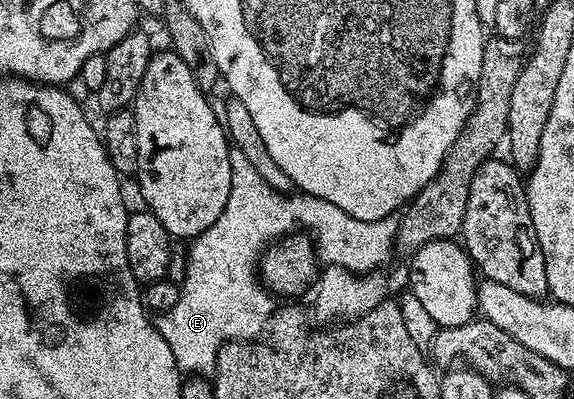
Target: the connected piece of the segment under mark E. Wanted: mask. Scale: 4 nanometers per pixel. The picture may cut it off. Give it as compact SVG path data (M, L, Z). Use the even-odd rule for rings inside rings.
M236 148L230 149L229 159L231 160L231 192L227 192L227 204L223 208L223 212L219 212L219 220L215 220L215 224L211 224L211 228L207 228L207 232L203 232L197 238L192 239L188 243L189 255L185 258L185 279L180 279L179 285L181 295L175 304L175 308L171 308L165 314L156 315L155 325L157 331L163 336L163 340L167 340L167 348L171 348L171 356L175 356L177 366L189 376L209 376L216 371L217 357L219 356L219 348L225 342L240 342L242 340L256 340L265 333L270 318L273 317L275 309L274 295L270 294L261 284L259 277L259 263L261 255L266 249L273 245L278 238L284 238L286 234L292 234L297 231L308 232L315 239L315 249L318 259L325 266L341 266L344 270L350 270L352 274L367 274L378 269L380 262L385 262L389 258L389 253L394 253L397 244L397 226L398 219L390 216L380 218L379 220L355 220L355 216L351 216L347 212L343 212L343 208L335 208L335 204L331 204L322 198L316 198L310 194L302 194L300 192L282 192L271 188L271 184L267 184L263 180L263 176L259 176L259 172L247 159L243 156L243 152L239 152Z

